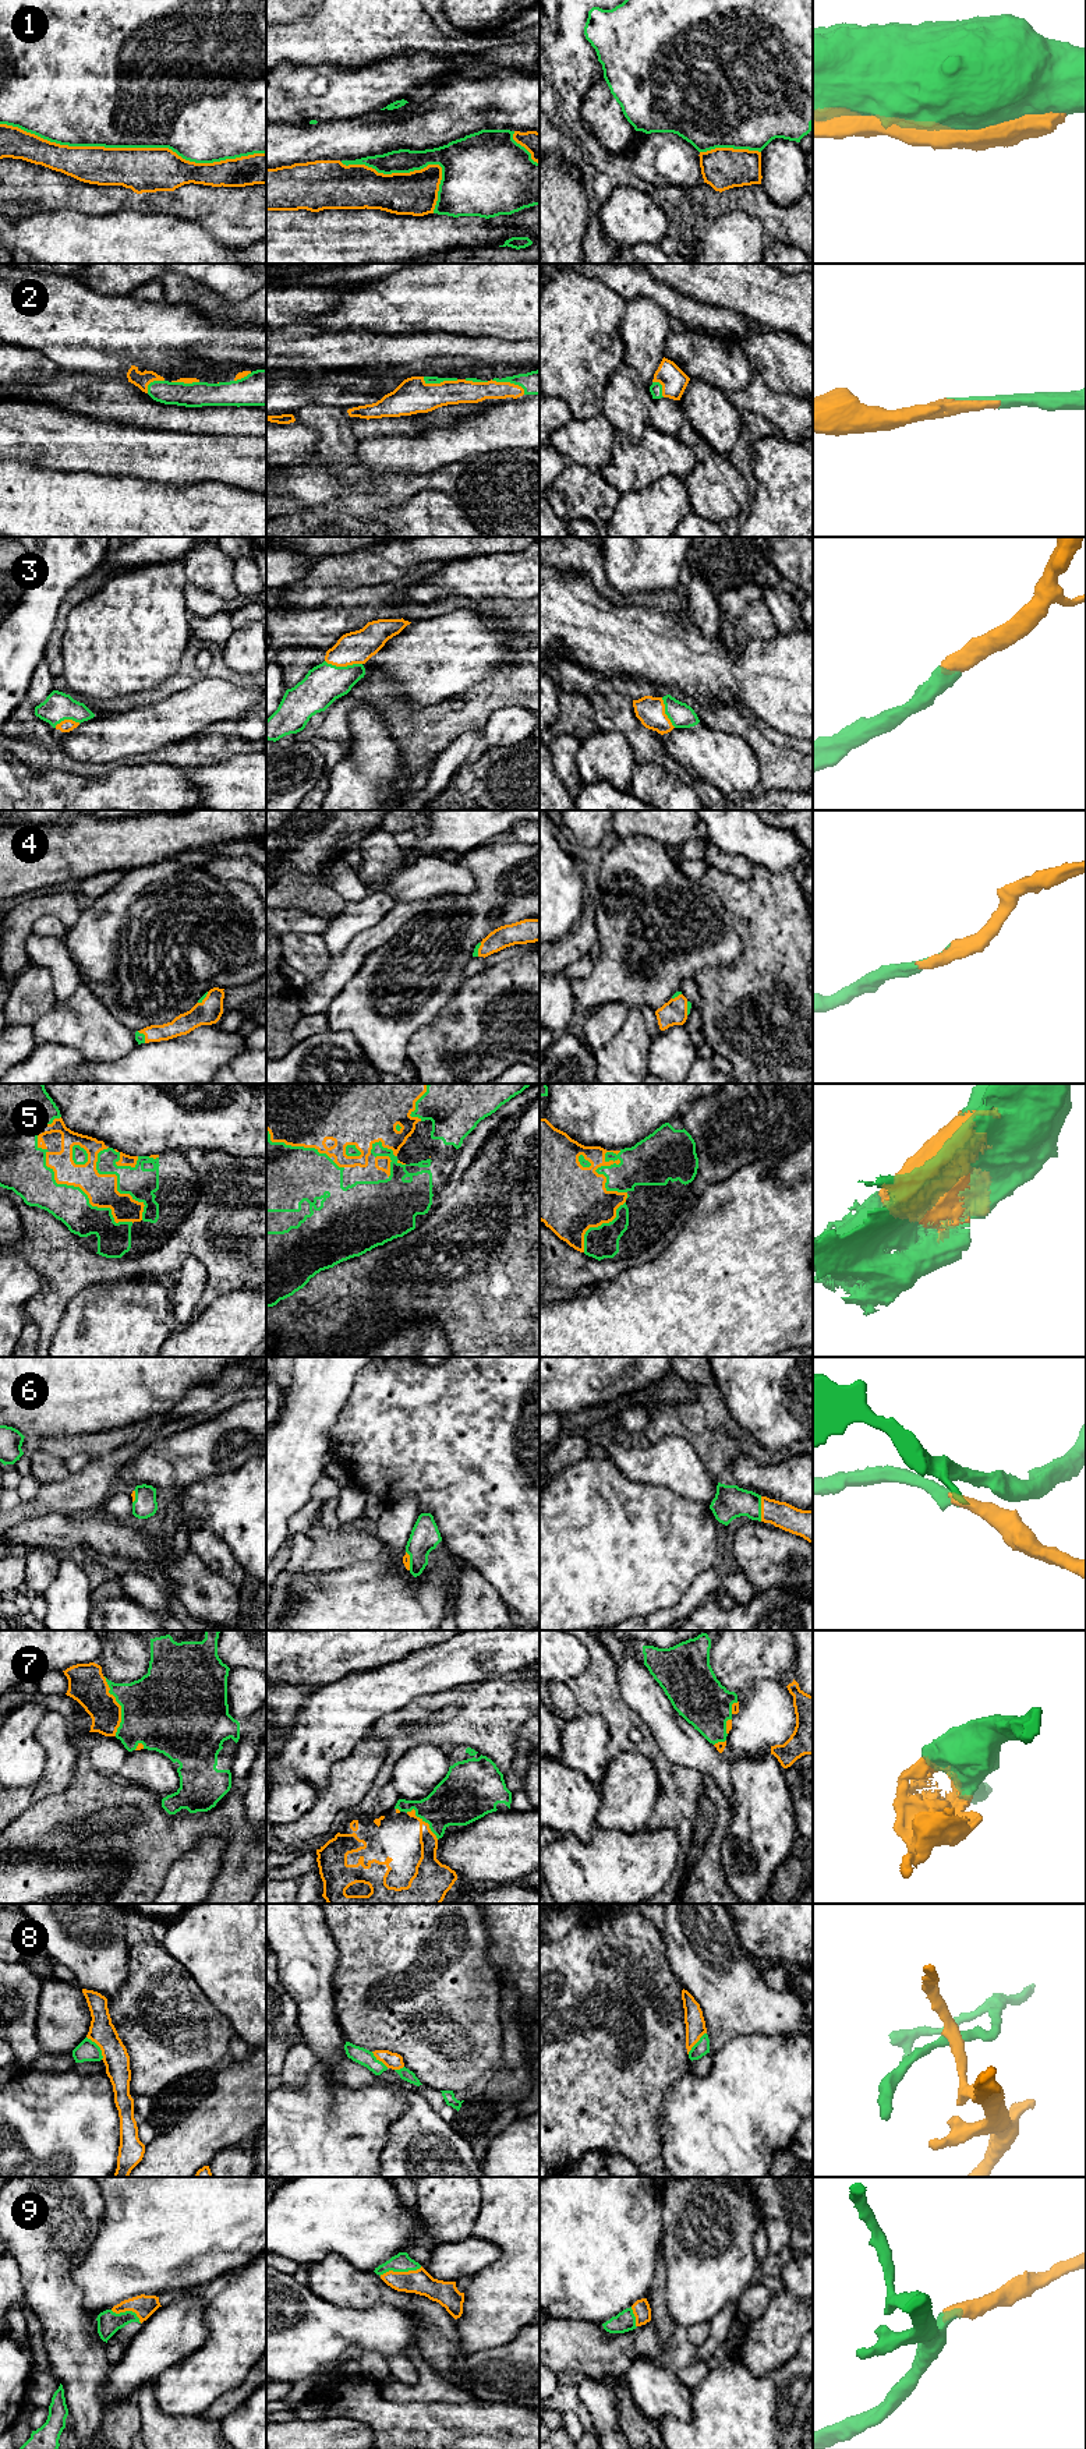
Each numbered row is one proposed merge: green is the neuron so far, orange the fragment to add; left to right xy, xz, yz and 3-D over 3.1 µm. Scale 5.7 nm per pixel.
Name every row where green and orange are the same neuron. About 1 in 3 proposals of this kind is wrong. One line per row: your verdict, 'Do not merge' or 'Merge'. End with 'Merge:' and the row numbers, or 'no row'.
1: Do not merge
2: Merge
3: Merge
4: Merge
5: Merge
6: Merge
7: Merge
8: Do not merge
9: Merge
Merge: 2, 3, 4, 5, 6, 7, 9

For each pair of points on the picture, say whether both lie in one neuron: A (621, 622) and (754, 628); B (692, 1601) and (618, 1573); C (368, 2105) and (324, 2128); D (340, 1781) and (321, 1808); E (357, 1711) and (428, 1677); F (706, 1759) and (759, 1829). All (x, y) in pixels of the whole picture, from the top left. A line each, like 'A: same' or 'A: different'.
A: different
B: different
C: same
D: same
E: same
F: different

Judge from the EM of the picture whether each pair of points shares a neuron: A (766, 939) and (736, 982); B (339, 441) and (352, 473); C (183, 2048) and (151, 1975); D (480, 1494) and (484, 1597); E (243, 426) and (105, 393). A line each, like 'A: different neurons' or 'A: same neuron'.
A: same neuron
B: same neuron
C: same neuron
D: different neurons
E: same neuron

